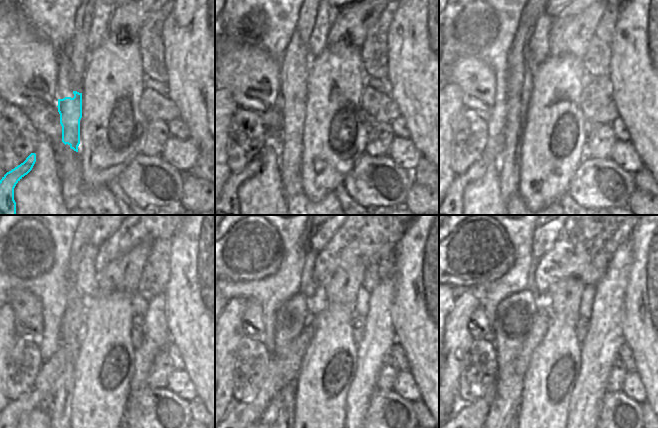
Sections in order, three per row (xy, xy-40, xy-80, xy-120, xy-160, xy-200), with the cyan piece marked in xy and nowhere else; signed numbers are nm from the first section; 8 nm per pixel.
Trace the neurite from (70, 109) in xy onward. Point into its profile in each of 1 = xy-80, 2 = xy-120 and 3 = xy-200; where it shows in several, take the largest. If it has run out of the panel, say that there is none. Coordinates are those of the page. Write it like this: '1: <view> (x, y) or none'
1: xy-80 (515, 114)
2: xy-120 (40, 394)
3: xy-200 (468, 418)

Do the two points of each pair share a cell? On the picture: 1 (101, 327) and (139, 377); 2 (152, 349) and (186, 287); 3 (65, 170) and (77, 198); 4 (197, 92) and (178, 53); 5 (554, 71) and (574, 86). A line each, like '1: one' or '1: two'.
1: two
2: two
3: one
4: one
5: one

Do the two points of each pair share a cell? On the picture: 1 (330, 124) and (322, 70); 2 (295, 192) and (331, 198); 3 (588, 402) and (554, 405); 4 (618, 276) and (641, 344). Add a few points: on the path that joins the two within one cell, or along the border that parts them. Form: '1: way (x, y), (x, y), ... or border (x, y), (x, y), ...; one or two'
1: way (330, 111), (330, 83); one
2: way (304, 201), (307, 204), (322, 204); one
3: border (575, 382), (570, 396), (567, 417); two
4: border (630, 270), (627, 276), (621, 316); two

